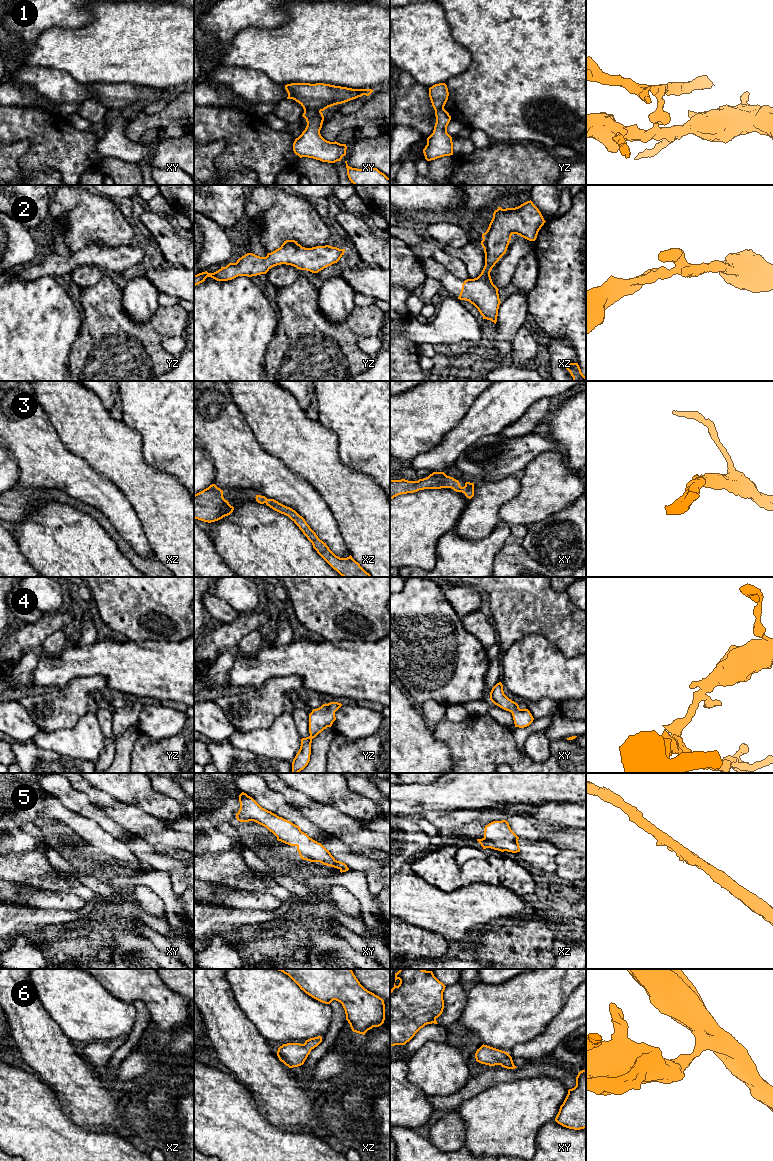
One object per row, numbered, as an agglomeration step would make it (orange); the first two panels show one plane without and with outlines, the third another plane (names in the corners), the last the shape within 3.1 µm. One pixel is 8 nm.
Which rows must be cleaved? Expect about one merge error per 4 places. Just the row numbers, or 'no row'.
1

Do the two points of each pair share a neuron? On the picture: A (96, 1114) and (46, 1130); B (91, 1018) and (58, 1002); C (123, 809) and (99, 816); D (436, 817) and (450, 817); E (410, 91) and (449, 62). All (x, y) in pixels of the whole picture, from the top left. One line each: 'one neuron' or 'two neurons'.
A: two neurons
B: one neuron
C: two neurons
D: one neuron
E: two neurons

